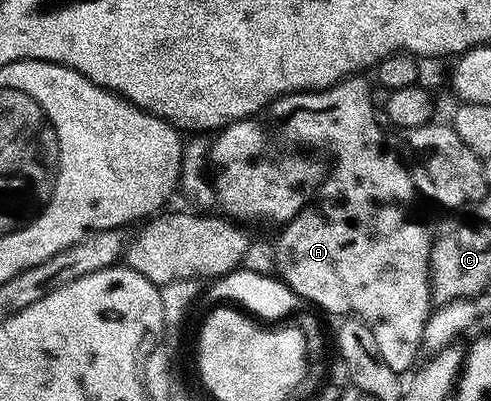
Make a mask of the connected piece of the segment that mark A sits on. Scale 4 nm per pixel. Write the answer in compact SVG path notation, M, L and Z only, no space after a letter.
M365 78L340 80L329 88L311 92L291 92L280 96L267 109L267 115L277 127L276 135L286 145L301 150L322 148L326 157L333 156L333 164L331 160L331 167L315 198L280 229L275 272L302 301L310 300L325 312L338 312L341 318L350 316L362 320L375 337L383 362L387 362L391 370L405 374L418 363L423 326L427 326L431 311L429 255L433 232L417 213L419 193L409 177L408 167L399 159L398 153L396 156L385 149L385 140L373 113L369 84L361 79Z

